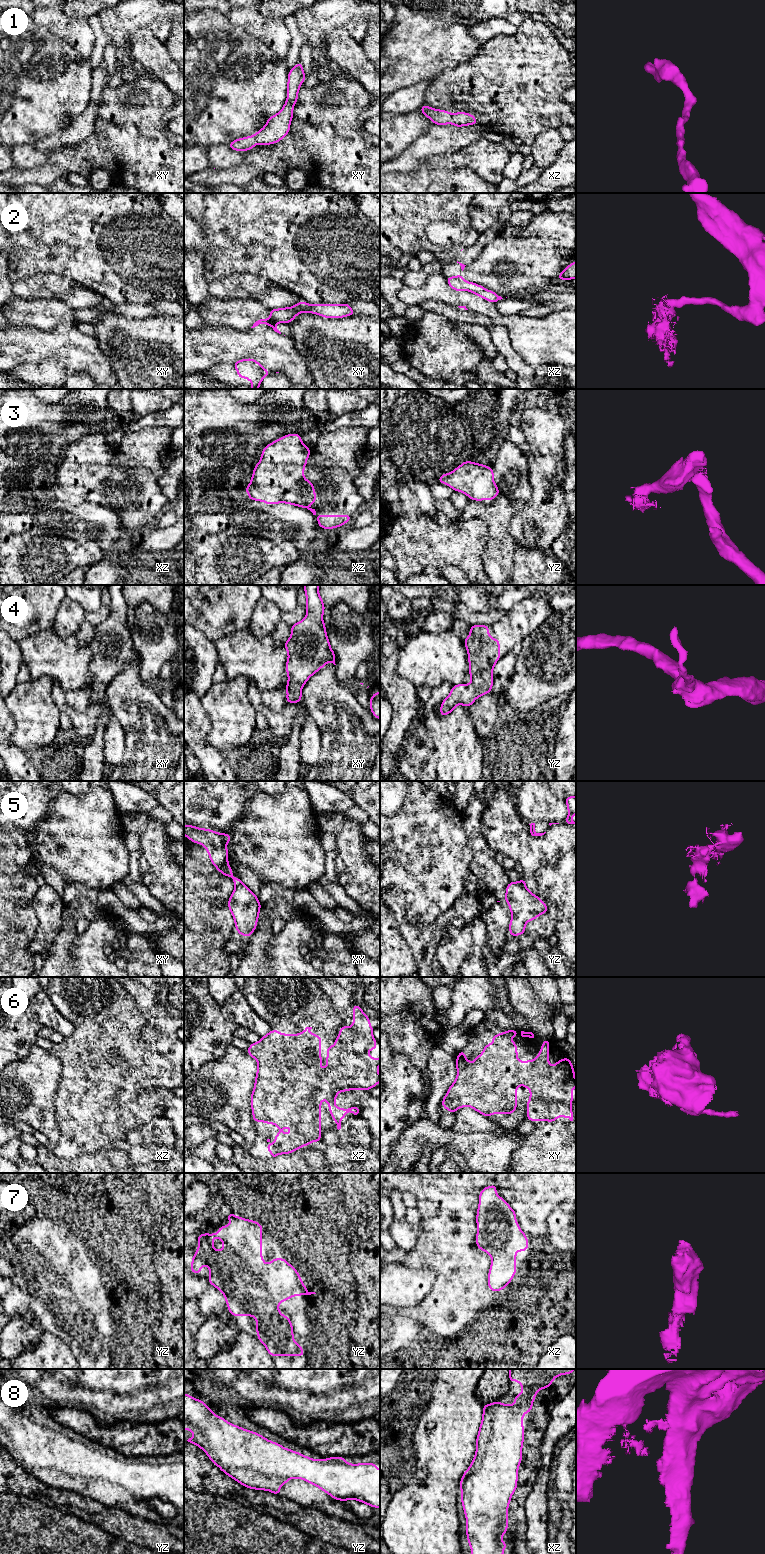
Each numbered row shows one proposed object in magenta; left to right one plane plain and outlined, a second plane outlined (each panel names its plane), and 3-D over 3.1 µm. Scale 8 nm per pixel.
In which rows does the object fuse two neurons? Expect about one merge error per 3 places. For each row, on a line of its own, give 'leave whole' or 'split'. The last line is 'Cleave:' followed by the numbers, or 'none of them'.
1: leave whole
2: leave whole
3: leave whole
4: leave whole
5: split
6: leave whole
7: leave whole
8: leave whole
Cleave: 5

